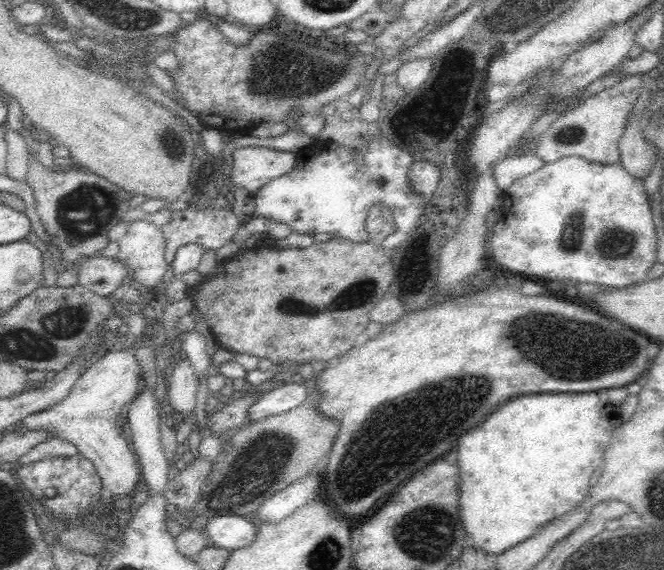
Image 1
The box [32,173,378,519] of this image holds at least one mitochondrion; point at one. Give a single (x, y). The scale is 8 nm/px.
(83, 213)

